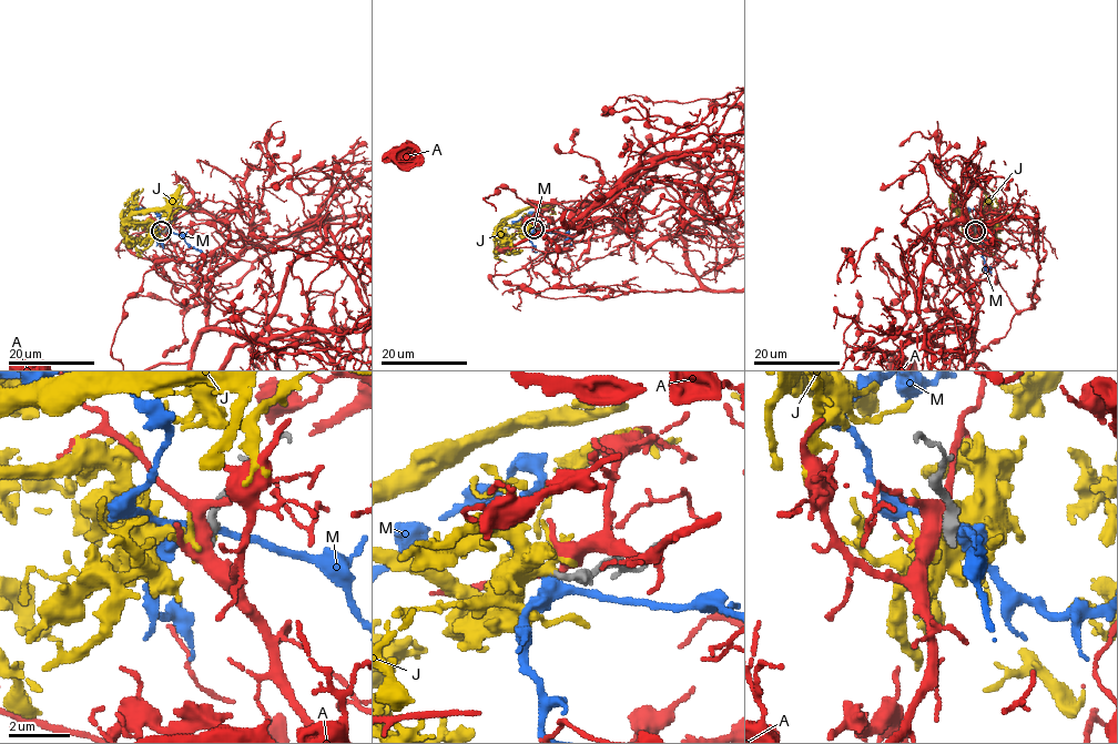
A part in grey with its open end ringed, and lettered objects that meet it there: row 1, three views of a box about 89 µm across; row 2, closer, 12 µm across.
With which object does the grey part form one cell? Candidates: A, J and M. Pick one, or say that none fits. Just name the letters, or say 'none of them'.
J

